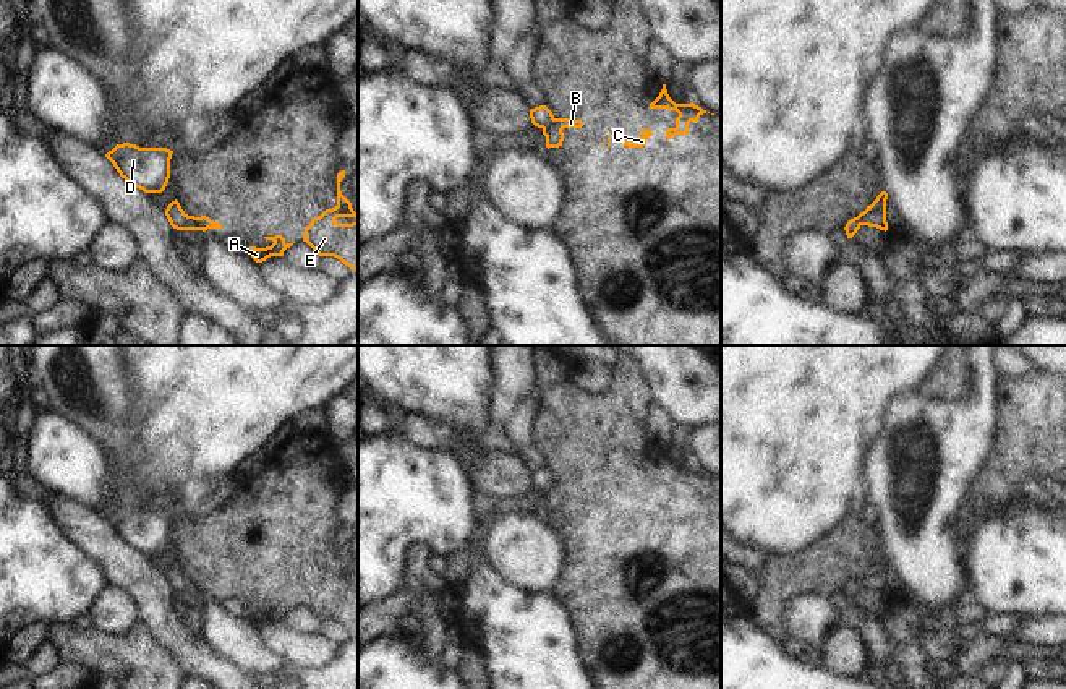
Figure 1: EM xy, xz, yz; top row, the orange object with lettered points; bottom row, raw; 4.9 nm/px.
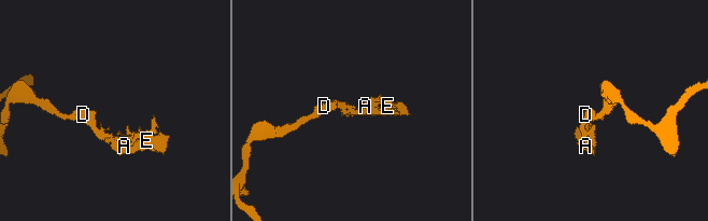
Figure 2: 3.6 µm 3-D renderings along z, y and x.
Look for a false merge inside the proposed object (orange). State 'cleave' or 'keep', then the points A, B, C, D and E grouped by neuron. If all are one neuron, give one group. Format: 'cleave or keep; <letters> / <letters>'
cleave; A B C E / D

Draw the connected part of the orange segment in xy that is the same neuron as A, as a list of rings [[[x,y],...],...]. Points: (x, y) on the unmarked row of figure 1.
[[[282,598],[264,600],[264,601],[272,603],[274,606],[271,610],[266,610],[266,611],[249,610],[251,621],[256,626],[262,626],[271,619],[284,619],[284,614],[293,608],[293,606],[287,606]]]

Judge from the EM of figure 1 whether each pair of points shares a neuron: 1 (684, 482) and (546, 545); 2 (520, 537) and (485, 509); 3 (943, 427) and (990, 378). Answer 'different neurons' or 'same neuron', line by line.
1: different neurons
2: different neurons
3: same neuron

